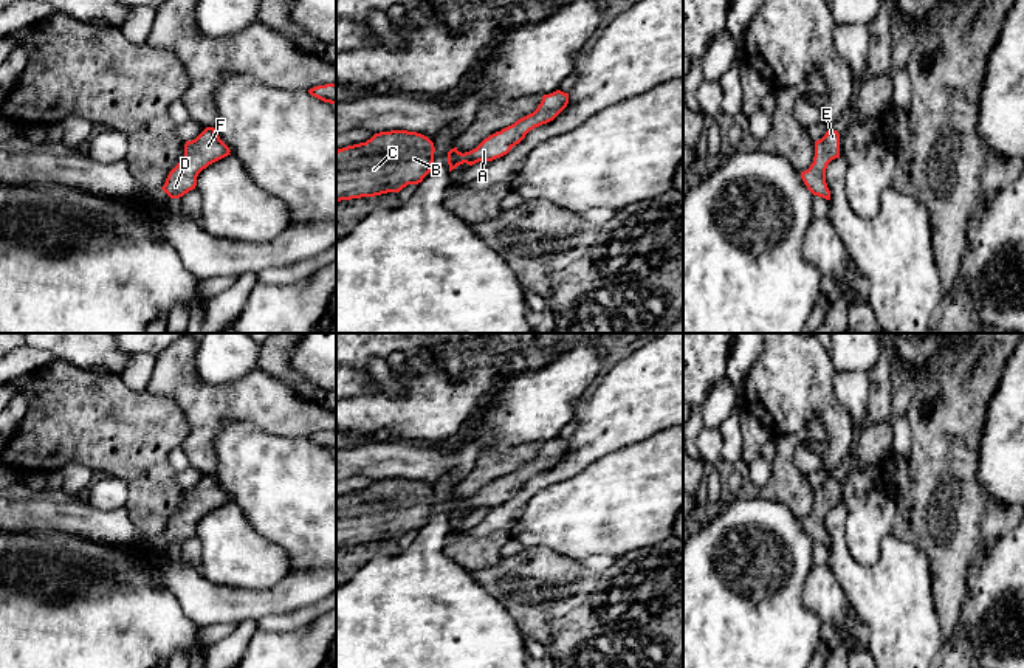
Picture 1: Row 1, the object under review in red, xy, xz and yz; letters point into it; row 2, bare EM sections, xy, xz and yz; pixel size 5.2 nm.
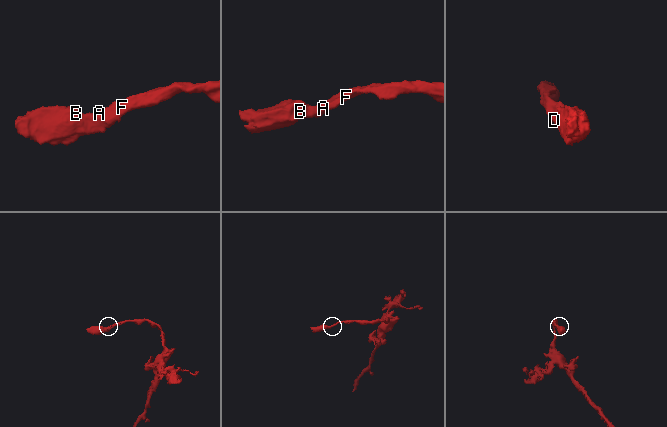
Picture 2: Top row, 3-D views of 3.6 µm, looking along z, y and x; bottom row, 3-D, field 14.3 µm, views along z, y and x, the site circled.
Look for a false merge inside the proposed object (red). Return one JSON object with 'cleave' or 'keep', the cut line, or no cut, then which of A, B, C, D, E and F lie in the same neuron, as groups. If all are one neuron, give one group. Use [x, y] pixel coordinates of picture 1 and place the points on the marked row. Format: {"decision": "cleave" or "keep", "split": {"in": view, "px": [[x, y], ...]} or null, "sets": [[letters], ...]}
{"decision": "keep", "split": null, "sets": [["A", "B", "C", "D", "E", "F"]]}

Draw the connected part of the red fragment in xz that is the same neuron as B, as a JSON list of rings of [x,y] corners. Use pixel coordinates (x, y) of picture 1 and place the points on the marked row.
[[[390,130],[375,133],[366,143],[336,150],[336,201],[400,192],[407,184],[418,184],[431,172],[434,143],[417,132]]]

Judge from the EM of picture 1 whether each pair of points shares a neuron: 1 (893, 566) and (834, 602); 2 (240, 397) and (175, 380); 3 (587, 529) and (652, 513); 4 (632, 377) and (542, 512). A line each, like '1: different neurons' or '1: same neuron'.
1: different neurons
2: same neuron
3: same neuron
4: different neurons

